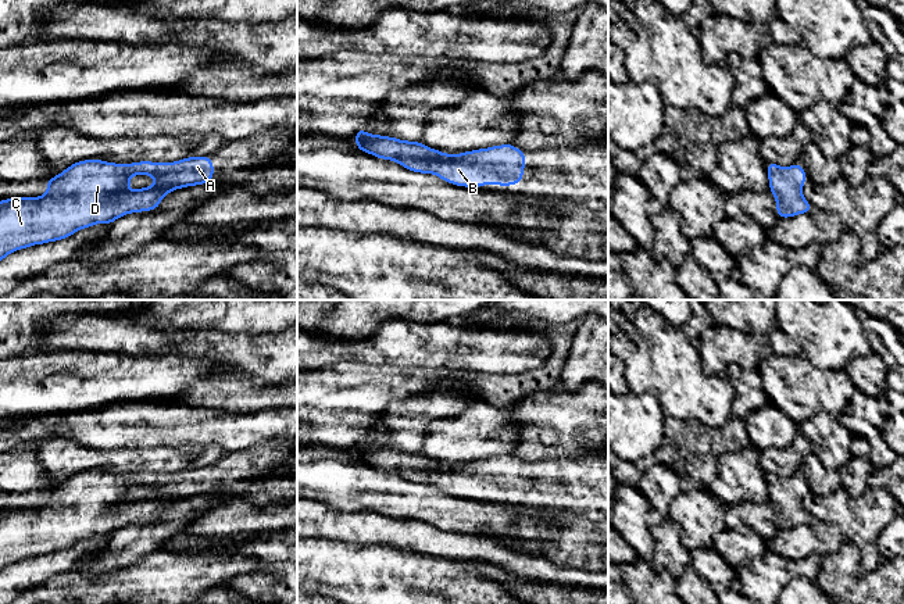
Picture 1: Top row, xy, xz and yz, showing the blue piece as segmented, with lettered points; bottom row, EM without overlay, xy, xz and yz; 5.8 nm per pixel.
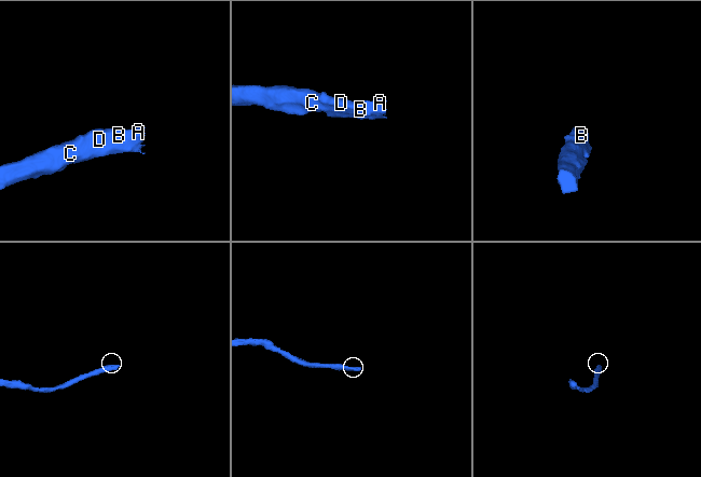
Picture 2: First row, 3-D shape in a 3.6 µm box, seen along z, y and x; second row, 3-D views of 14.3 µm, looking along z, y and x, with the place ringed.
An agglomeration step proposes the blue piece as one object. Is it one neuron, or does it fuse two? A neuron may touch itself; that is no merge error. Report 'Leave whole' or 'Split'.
Leave whole

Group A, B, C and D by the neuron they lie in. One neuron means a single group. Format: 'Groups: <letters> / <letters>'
Groups: A B C D

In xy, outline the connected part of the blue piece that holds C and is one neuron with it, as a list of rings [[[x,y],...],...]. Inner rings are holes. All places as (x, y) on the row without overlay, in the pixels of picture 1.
[[[210,467],[174,473],[74,473],[46,492],[44,505],[0,511],[0,572],[17,561],[67,550],[97,535],[111,536],[126,525],[154,522],[169,503],[212,490]],[[133,486],[153,487],[156,494],[131,501]]]

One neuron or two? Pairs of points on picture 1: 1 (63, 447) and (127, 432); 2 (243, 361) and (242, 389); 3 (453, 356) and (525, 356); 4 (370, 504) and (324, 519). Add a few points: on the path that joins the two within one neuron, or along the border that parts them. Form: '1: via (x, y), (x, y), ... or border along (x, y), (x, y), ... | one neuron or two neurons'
1: border along (47, 439), (68, 438), (85, 446), (111, 450) | two neurons
2: border along (236, 376), (245, 381), (274, 383) | two neurons
3: via (471, 356), (507, 356) | one neuron
4: border along (314, 501), (346, 513), (378, 513) | two neurons

